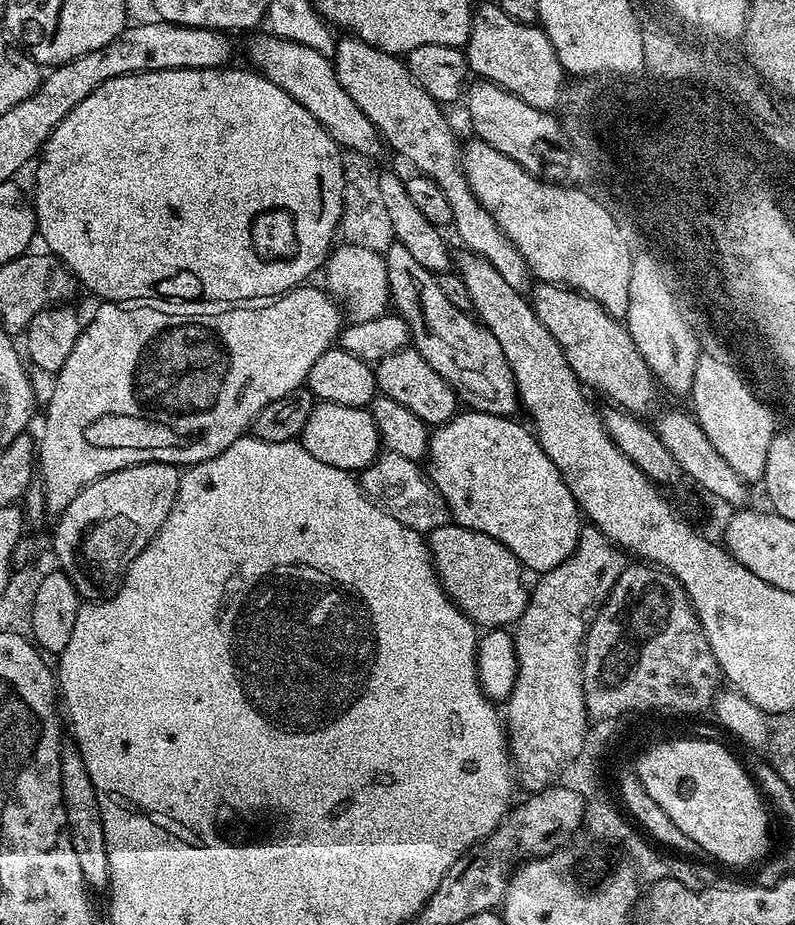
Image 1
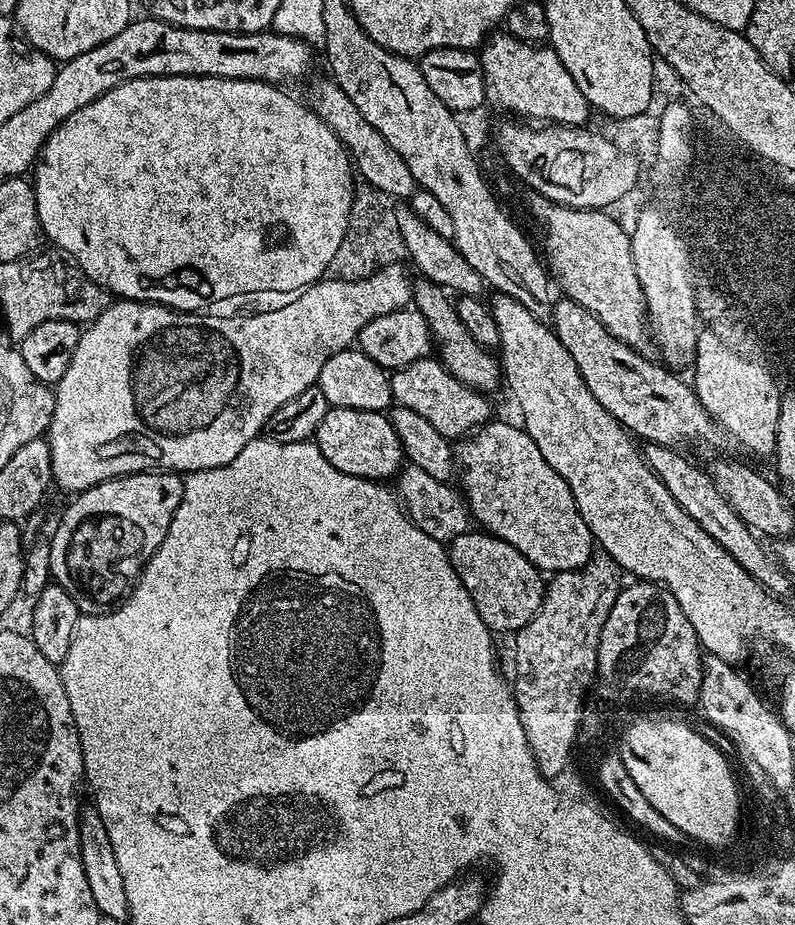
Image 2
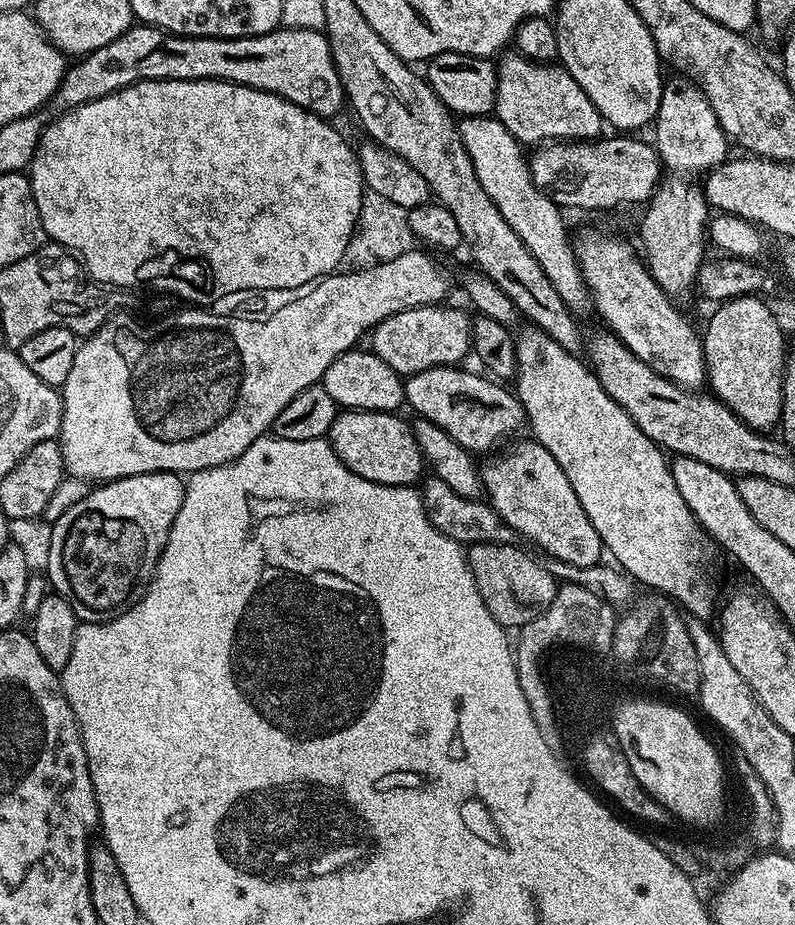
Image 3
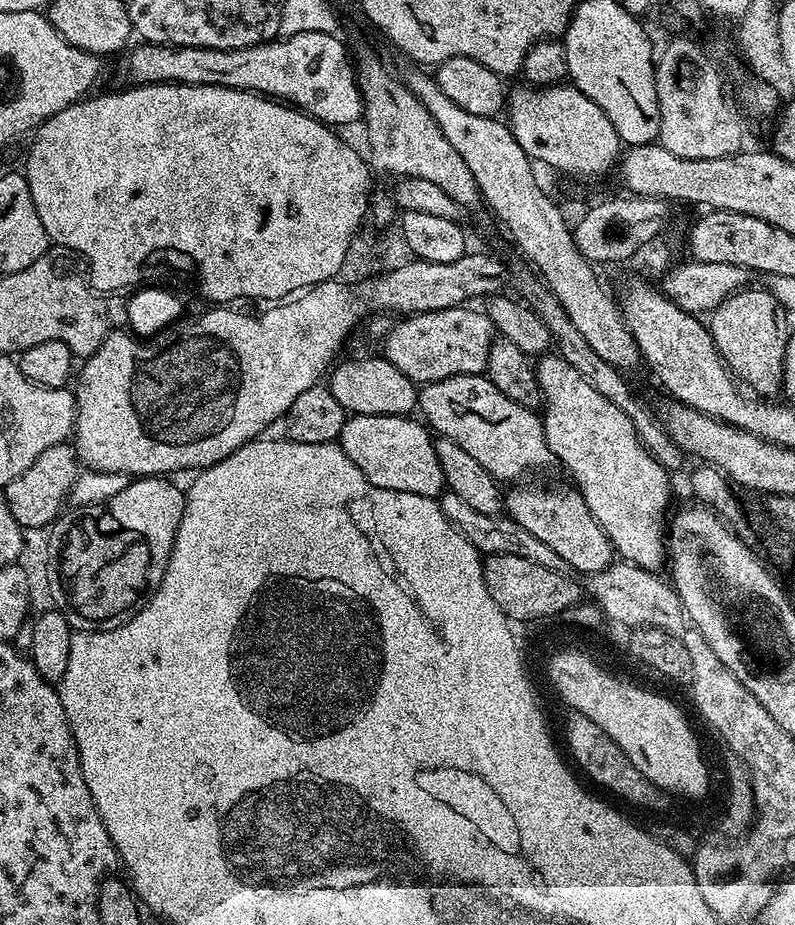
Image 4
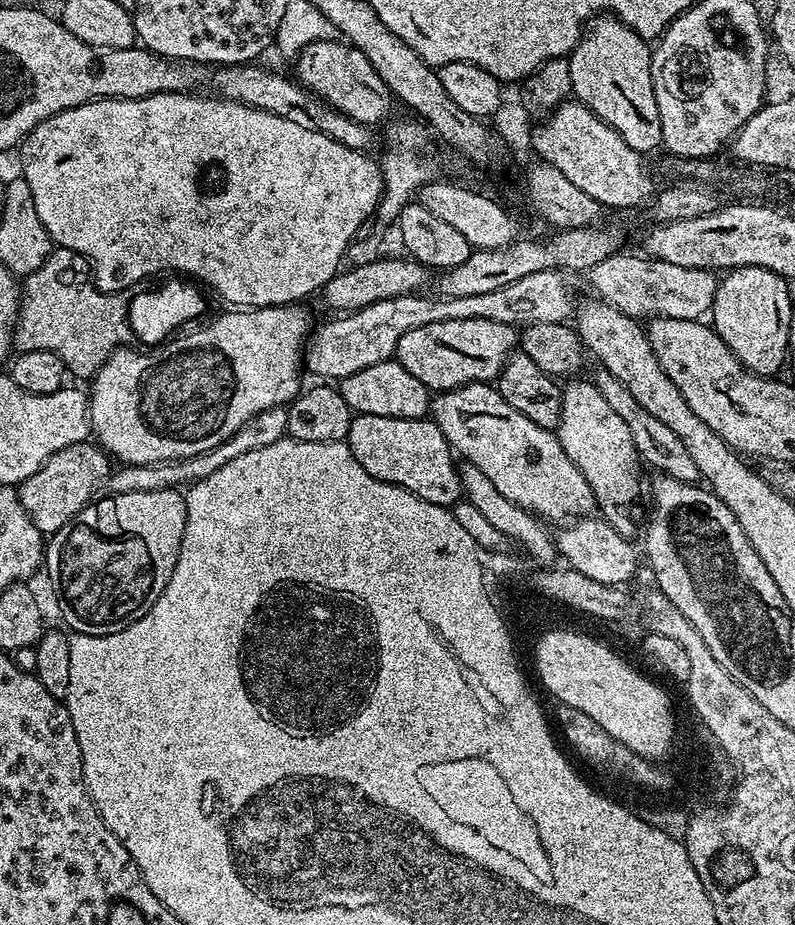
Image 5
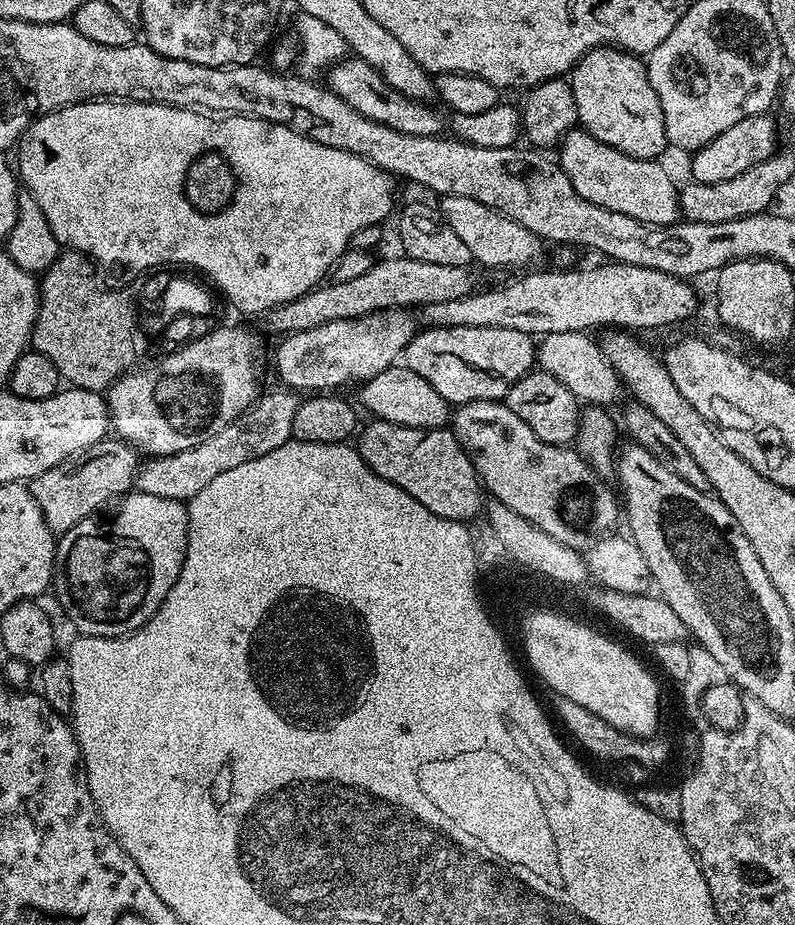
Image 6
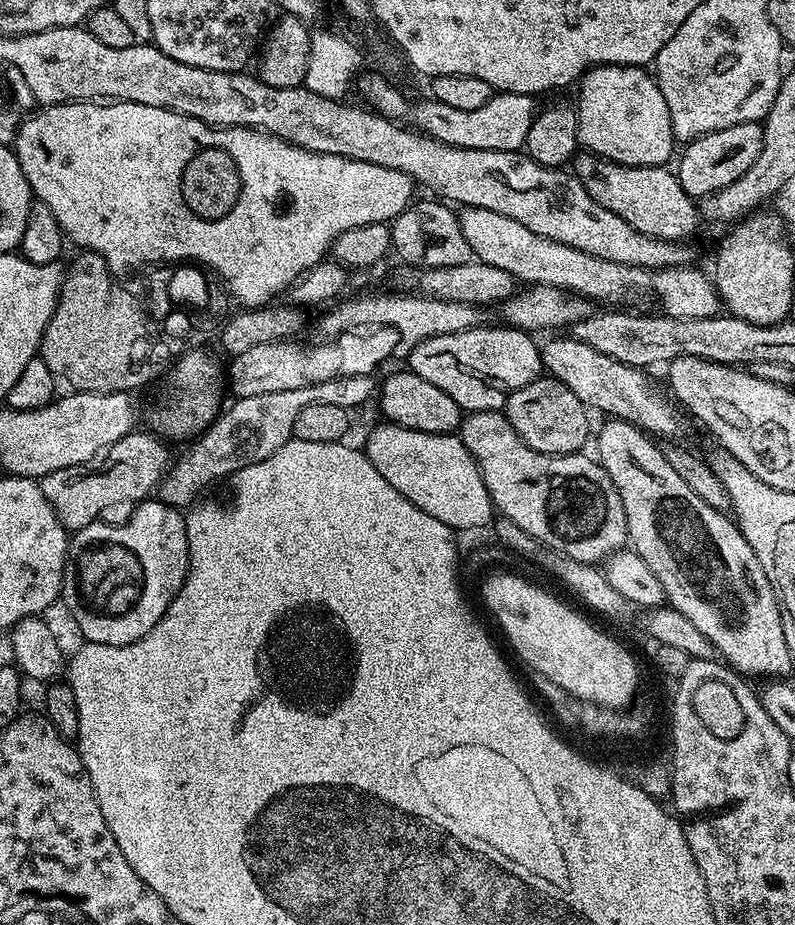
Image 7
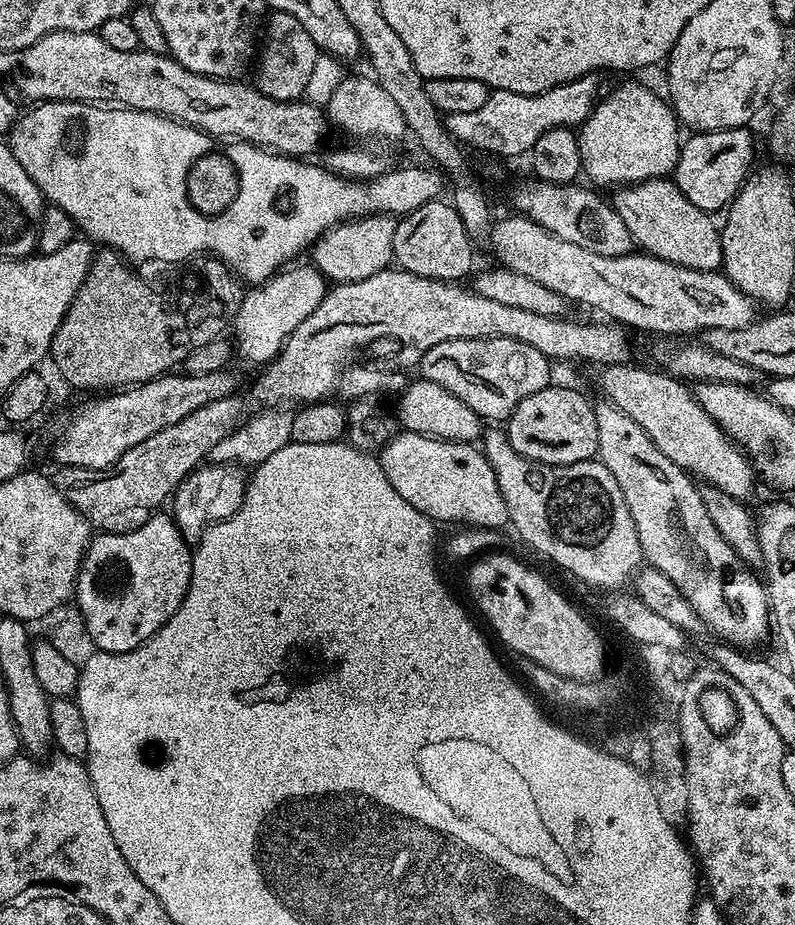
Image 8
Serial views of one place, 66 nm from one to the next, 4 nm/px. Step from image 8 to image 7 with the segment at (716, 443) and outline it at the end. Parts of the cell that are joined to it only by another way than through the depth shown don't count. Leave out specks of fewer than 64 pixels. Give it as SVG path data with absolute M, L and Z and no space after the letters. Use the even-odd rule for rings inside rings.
M571 335L557 336L560 336L557 340L550 341L546 346L543 345L543 367L551 379L562 382L567 388L574 390L574 394L583 402L585 408L589 410L597 408L598 411L605 412L603 414L605 417L635 424L636 427L644 429L656 438L683 434L684 424L680 421L681 409L648 381L647 371L618 362L594 350L594 346L586 346L586 342L572 339Z

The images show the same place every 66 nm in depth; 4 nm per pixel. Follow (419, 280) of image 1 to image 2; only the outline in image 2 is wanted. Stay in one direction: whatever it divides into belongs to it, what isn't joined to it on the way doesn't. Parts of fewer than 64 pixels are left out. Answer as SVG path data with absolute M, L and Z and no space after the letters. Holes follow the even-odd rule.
M420 280L413 287L413 305L426 318L432 332L433 341L440 348L438 358L448 372L454 374L469 388L485 394L492 394L503 379L501 361L487 348L476 342L458 318L455 305L448 300L445 289L432 281Z

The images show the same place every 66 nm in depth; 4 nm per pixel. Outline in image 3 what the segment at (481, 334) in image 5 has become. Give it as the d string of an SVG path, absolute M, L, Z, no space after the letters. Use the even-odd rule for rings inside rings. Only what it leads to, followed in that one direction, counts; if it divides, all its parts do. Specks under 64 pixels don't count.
M427 304L421 308L411 308L410 310L402 310L398 314L390 314L390 318L386 318L381 324L377 324L375 328L371 329L370 340L372 336L372 344L370 344L370 351L378 358L382 358L382 362L386 362L386 366L393 368L401 378L413 376L422 370L459 365L460 359L467 352L469 355L474 348L472 344L473 317L467 316L460 308L444 307L448 306Z

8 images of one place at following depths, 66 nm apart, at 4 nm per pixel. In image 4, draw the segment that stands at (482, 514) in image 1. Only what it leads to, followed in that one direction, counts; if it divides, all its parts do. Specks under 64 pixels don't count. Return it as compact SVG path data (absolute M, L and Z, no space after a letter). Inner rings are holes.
M528 484L525 488L512 486L504 496L504 508L518 526L530 530L534 538L542 538L550 550L554 550L559 557L564 558L569 569L577 573L597 572L613 563L614 553L612 544L606 538L602 526L590 514L582 494L575 487L568 488L535 488Z

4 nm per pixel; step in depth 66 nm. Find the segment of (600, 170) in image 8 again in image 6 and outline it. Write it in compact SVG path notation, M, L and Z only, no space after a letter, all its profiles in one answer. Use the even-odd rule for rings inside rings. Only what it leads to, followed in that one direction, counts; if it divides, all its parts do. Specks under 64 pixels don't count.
M595 48L572 67L570 83L576 103L576 119L585 132L598 138L598 142L606 142L606 146L614 146L614 150L622 150L622 154L630 158L654 160L663 157L664 148L669 147L669 142L662 118L662 106L658 94L654 94L654 86L650 86L647 63L641 57L626 52L623 48Z

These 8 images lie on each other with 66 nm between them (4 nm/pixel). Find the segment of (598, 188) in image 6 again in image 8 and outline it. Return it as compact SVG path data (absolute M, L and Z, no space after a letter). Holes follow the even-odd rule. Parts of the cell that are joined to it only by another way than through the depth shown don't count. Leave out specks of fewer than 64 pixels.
M671 179L643 180L640 184L617 189L611 193L610 203L618 218L626 222L633 245L647 255L703 272L717 271L723 265L717 221L715 224L712 221L715 219L709 213L698 210L698 206L694 206L694 202L690 202L690 198L686 198L686 194L682 194Z

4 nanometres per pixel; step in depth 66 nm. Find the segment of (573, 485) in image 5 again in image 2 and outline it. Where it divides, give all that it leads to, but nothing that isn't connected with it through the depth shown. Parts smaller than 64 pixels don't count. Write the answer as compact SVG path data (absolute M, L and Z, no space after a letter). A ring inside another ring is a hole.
M425 358L410 362L404 368L395 369L390 379L393 401L401 408L414 410L414 414L422 414L422 418L426 418L426 422L430 422L430 426L434 426L434 430L443 436L467 437L481 424L489 423L493 415L492 408L488 405L489 397L459 381L444 368L439 359Z

